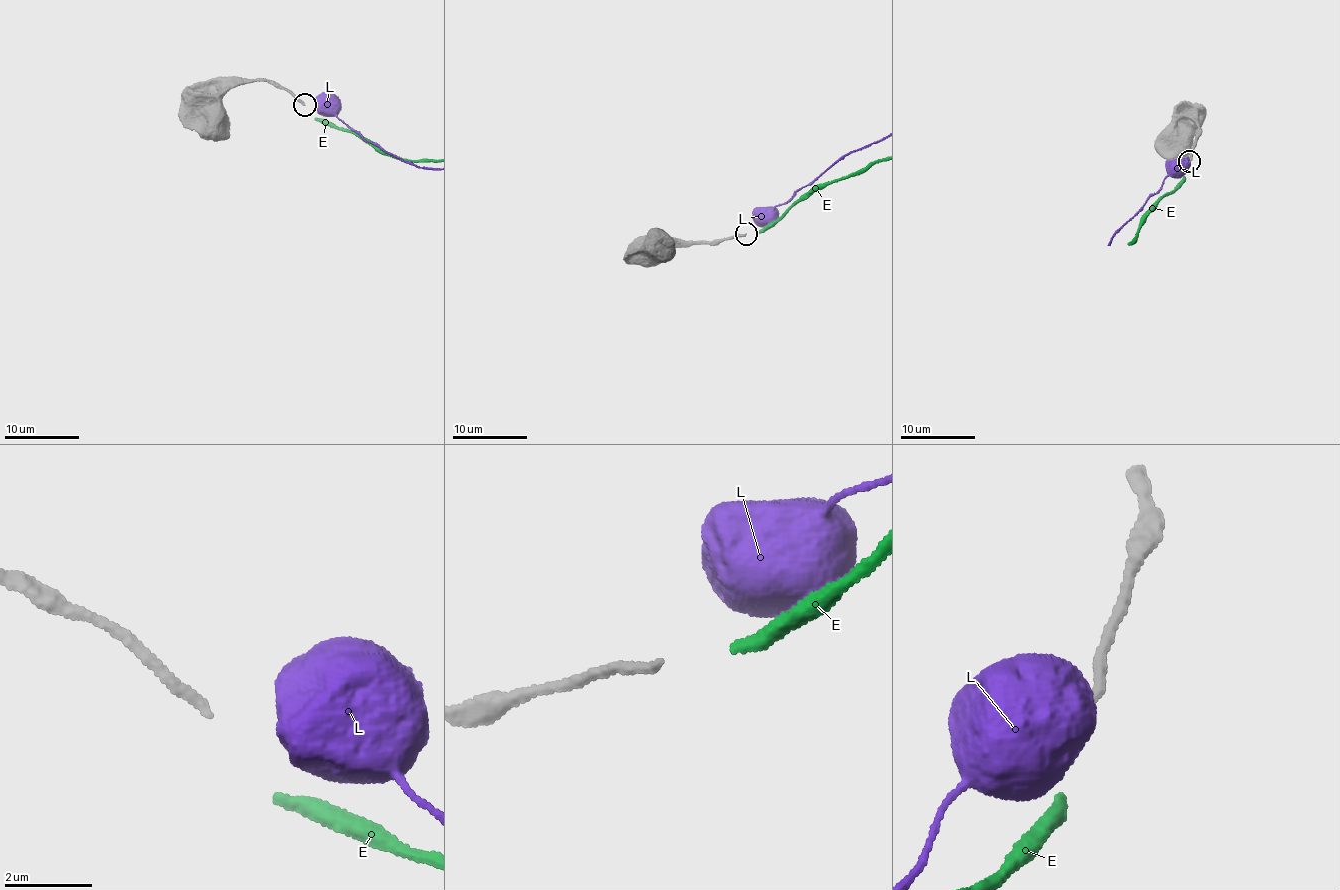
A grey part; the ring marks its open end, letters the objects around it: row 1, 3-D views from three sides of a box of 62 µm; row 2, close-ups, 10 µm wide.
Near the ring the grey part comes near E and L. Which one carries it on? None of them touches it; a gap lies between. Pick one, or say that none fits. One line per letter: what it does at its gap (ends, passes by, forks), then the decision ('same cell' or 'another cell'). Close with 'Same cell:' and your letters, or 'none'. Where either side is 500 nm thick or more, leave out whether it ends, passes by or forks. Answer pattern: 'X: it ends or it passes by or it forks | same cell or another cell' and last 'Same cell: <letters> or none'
E: it ends | same cell
L: another cell
Same cell: E

